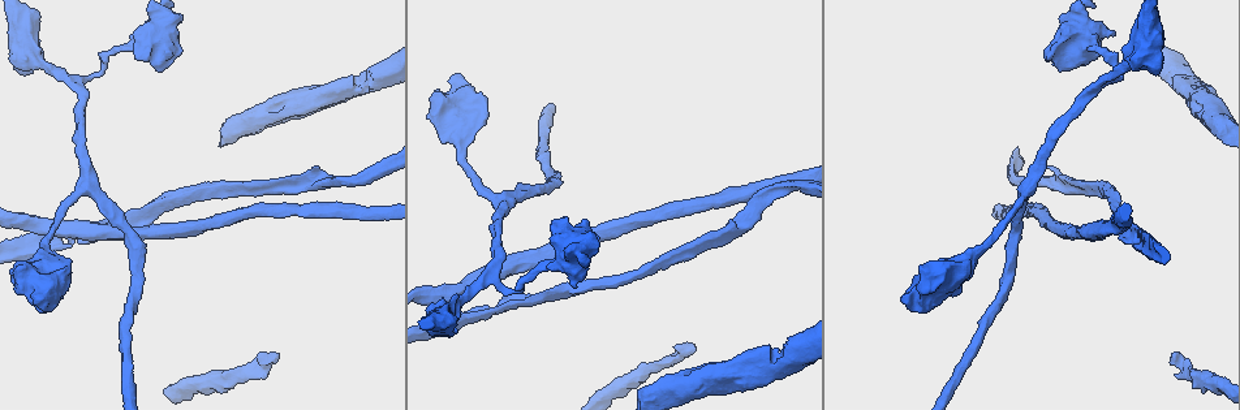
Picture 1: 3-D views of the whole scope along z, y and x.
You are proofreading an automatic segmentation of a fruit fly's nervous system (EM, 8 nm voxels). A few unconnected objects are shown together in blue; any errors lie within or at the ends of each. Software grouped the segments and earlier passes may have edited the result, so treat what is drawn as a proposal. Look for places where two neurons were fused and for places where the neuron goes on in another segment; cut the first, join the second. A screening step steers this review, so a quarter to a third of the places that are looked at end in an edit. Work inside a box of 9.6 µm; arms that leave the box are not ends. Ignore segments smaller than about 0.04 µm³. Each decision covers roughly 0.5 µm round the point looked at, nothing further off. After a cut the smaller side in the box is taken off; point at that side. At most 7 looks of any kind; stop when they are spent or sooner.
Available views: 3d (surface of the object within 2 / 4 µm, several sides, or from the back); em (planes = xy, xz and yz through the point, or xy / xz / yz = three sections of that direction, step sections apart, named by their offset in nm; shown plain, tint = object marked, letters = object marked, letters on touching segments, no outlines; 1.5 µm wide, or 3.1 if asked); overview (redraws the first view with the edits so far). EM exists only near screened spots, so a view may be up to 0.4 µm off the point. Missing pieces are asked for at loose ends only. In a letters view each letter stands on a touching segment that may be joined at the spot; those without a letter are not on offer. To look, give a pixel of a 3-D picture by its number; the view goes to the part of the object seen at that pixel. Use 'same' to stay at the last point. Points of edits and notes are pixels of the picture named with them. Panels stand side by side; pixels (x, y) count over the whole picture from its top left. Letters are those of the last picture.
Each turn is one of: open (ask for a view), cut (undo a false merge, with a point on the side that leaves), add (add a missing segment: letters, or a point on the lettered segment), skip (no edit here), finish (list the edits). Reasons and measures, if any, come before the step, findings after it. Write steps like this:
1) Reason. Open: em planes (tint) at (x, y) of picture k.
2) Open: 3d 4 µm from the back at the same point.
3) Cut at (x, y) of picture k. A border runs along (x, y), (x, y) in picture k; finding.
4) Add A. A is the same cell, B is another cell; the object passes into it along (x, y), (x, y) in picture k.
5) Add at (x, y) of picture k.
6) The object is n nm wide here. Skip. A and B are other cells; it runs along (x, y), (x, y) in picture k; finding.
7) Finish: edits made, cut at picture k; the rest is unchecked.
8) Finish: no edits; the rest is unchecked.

Branch stops here. Open: em planes (letters) at (70, 265) of picture 1.

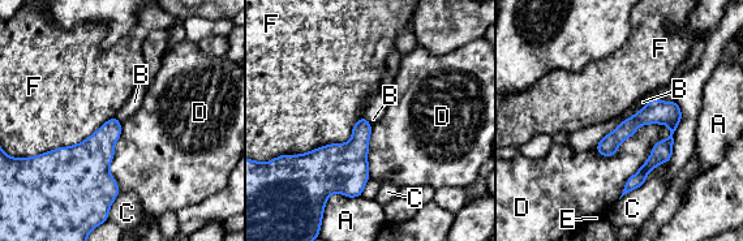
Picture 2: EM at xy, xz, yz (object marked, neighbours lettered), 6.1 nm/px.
Skip. A, B, C, D, E and F are other cells; a border runs along (652, 98), (615, 128) in picture 2; no lettered segment goes on from it.

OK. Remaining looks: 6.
Open: em planes (tint) at (477, 316) of picture 1.

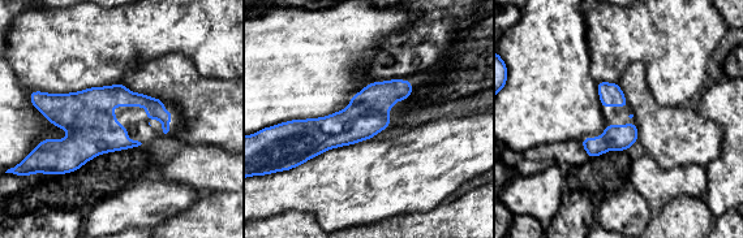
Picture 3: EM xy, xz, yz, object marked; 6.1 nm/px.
See the neighbours. Open: em planes (letters) at the same point.

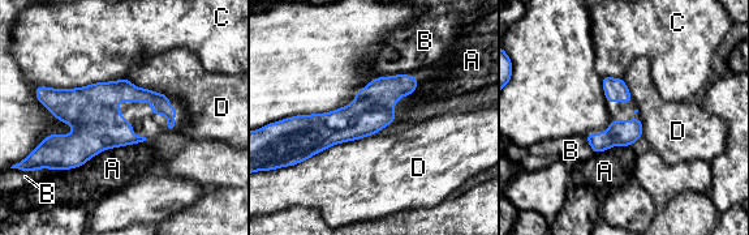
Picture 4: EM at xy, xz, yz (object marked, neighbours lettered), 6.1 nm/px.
Skip. A, B, C and D are other cells; a border runs along (373, 133), (328, 145), (298, 163) in picture 4; one neuron here.

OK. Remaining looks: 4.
An open end. Open: em 3.1 µm xz step 8 (tint) at (694, 349) of picture 1.

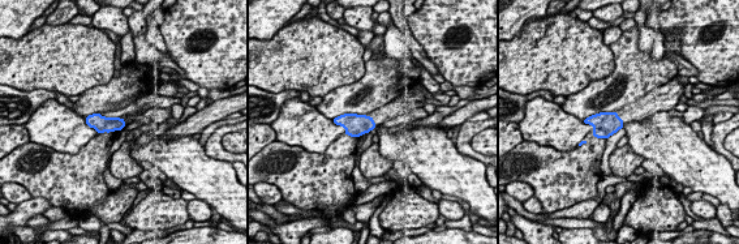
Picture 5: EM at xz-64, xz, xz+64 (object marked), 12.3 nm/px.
Cut it another way. Open: em 3.1 µm planes (letters) at the same point.

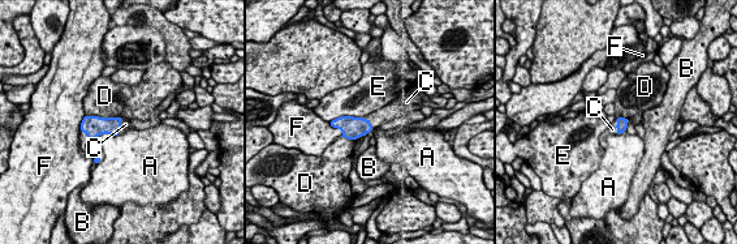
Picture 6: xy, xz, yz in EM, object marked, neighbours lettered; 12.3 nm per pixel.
The object is 130 nm wide here. Add C. C is the same cell, A, B, D, E and F are other cells; the object passes into it along (353, 128), (369, 122), (386, 114) in picture 6; it goes on there.

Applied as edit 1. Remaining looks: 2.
Finish: edits made, add at picture 6; the rest is unchecked.

